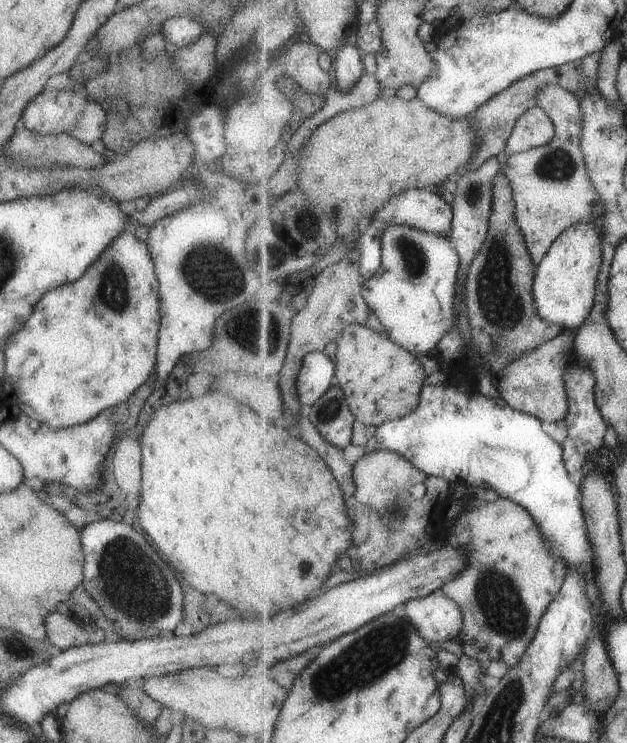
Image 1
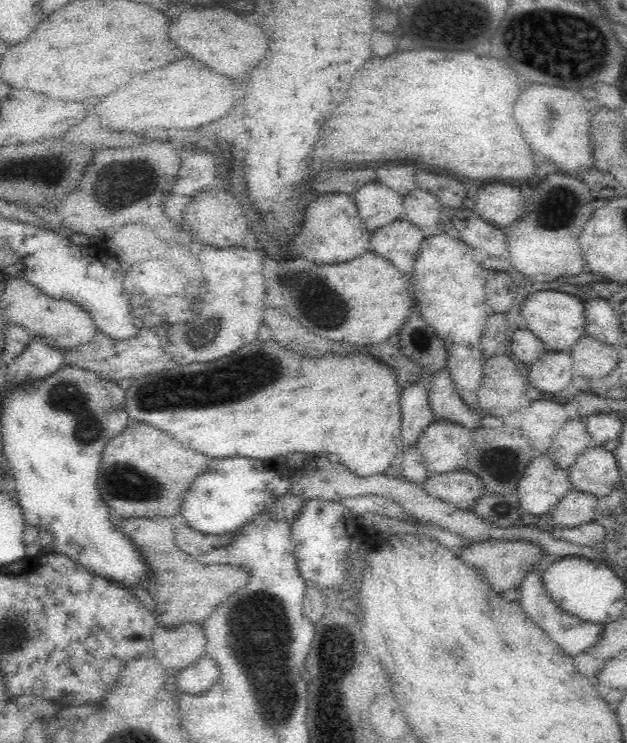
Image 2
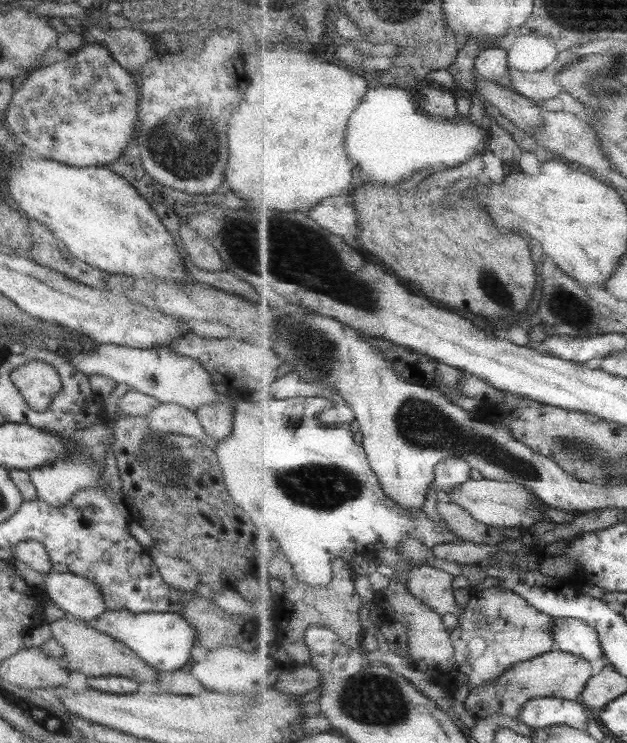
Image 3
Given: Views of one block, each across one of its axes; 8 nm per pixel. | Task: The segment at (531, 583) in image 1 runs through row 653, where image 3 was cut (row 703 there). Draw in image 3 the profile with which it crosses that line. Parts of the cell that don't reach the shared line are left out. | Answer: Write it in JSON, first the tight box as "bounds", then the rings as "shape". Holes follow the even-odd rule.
{"bounds":[463,649,593,721],"shape":[[[556,649],[534,659],[519,662],[507,669],[503,675],[487,681],[485,685],[475,687],[473,691],[469,692],[463,704],[467,704],[465,708],[471,710],[479,721],[487,720],[489,716],[495,716],[495,714],[506,714],[519,721],[519,714],[523,712],[523,704],[529,700],[543,697],[580,700],[592,676],[593,668],[591,668],[589,660]]]}

